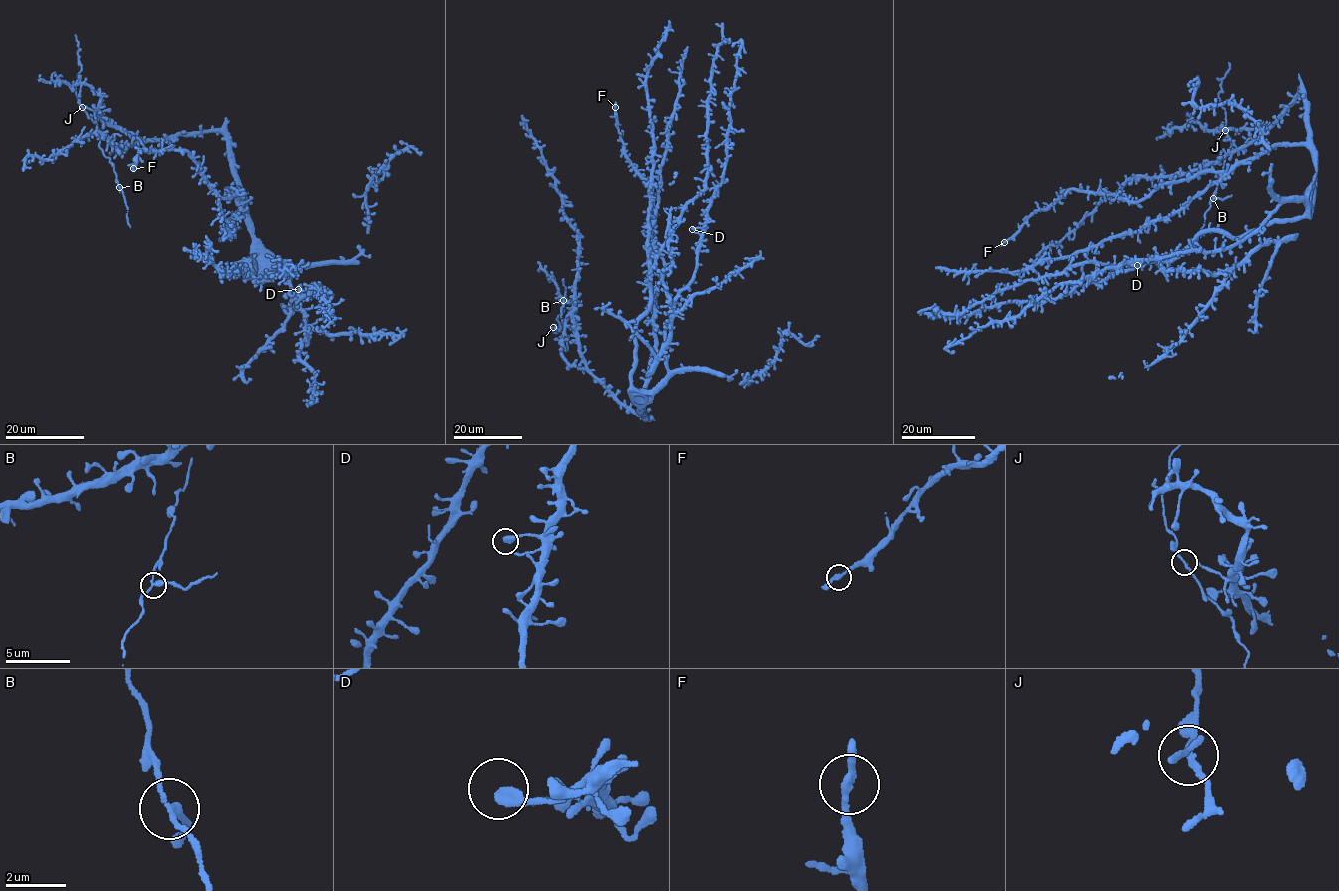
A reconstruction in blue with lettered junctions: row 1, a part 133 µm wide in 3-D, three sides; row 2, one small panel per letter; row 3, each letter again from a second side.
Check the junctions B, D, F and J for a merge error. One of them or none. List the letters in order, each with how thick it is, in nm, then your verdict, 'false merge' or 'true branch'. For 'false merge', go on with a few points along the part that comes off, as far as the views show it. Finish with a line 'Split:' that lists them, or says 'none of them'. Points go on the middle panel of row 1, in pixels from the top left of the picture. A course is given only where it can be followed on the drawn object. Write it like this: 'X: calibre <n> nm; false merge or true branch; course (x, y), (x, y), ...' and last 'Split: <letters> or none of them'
B: calibre 220 nm; false merge; course (563, 300), (561, 317)
D: calibre 280 nm; true branch
F: calibre 260 nm; true branch
J: calibre 140 nm; true branch
Split: B

